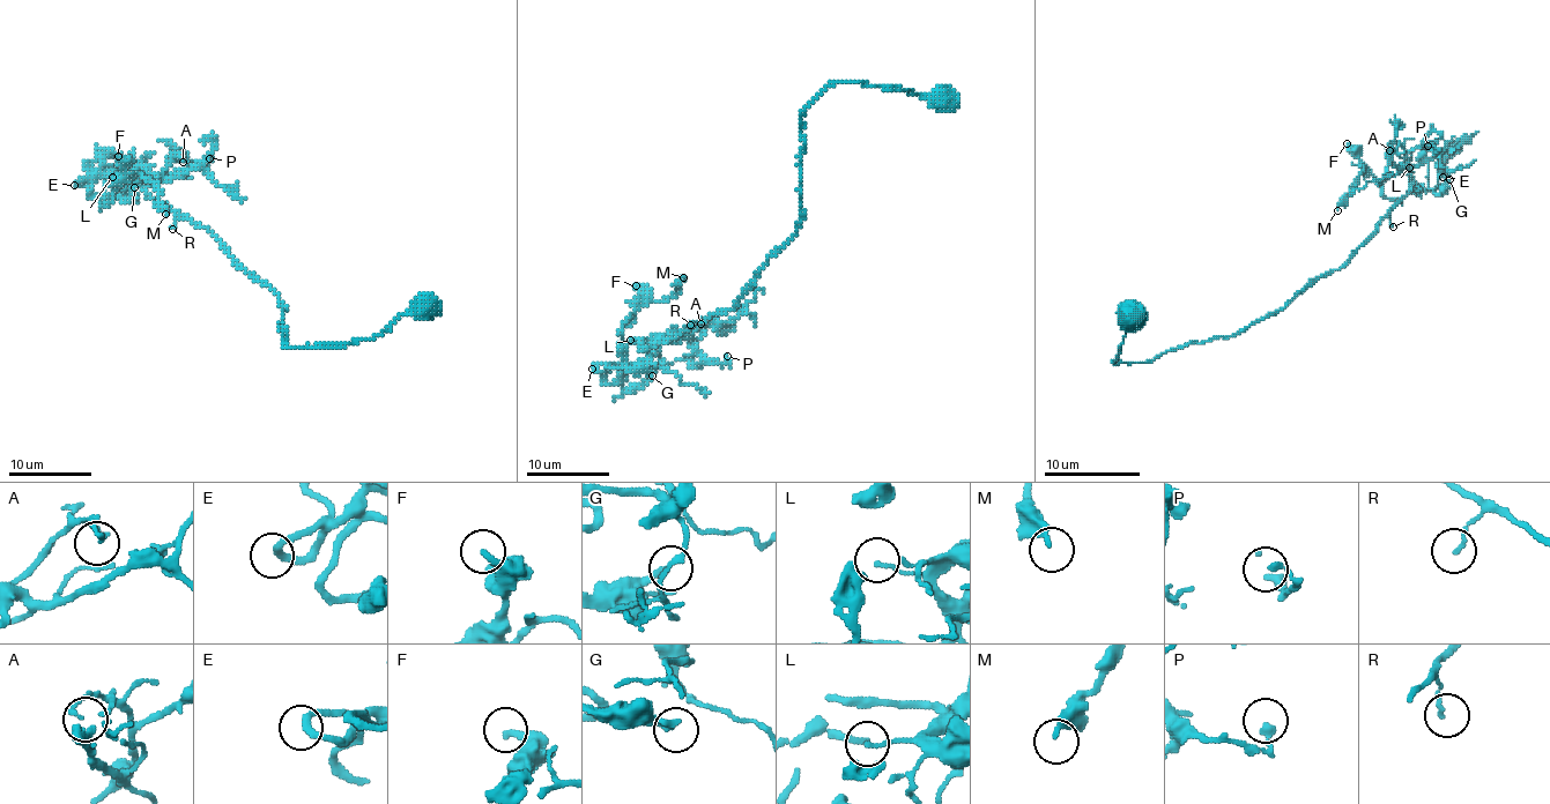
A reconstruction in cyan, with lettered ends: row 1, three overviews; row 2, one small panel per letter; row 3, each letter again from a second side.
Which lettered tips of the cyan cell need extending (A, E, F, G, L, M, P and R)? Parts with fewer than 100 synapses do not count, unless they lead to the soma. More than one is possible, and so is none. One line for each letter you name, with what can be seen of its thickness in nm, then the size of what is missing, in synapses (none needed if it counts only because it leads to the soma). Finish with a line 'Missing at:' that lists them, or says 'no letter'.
Missing at: no letter

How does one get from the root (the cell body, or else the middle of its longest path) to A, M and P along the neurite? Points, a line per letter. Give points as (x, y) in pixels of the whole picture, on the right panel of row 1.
A: (1131, 320), (1113, 363), (1235, 336), (1278, 312), (1364, 246), (1409, 191), (1404, 150), (1389, 150)
M: (1131, 320), (1113, 363), (1245, 332), (1337, 269), (1440, 155), (1443, 188), (1387, 198), (1364, 165), (1337, 210)
P: (1131, 320), (1113, 363), (1278, 312), (1373, 236), (1409, 191), (1404, 157), (1428, 146)

